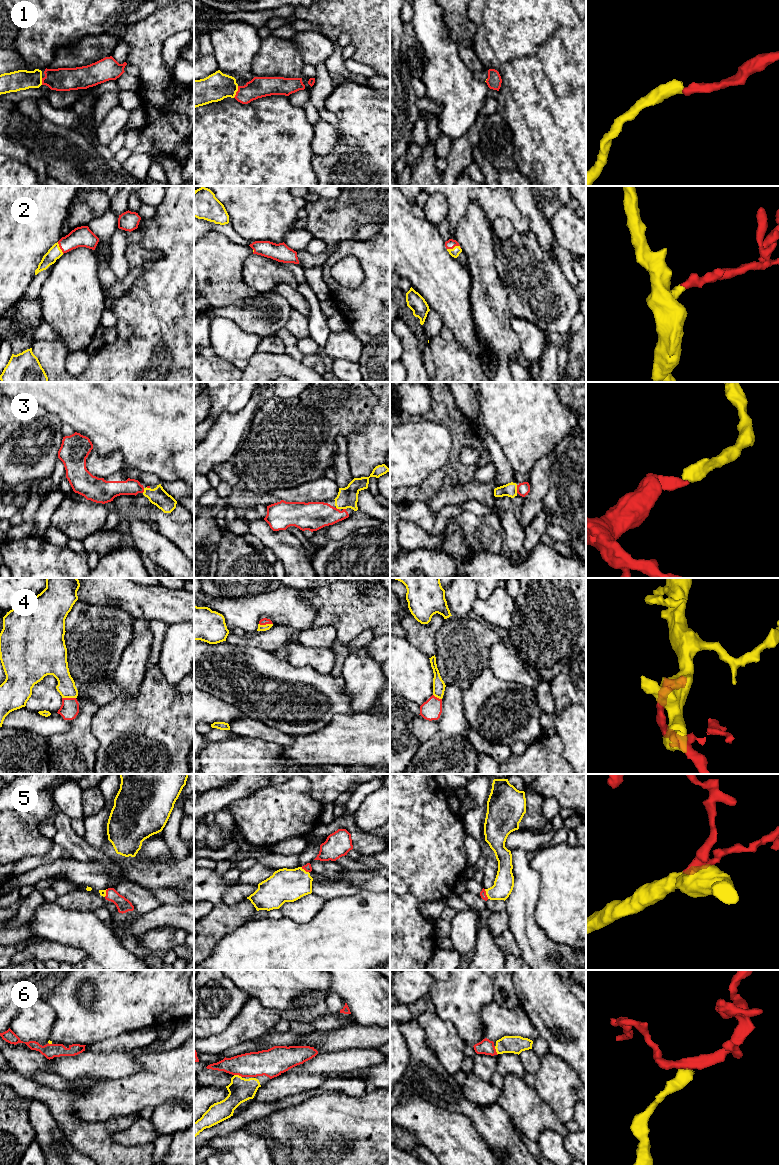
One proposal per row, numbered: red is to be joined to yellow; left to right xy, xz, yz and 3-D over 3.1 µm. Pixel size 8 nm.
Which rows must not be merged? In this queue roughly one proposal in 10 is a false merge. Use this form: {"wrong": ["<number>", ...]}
{"wrong": []}

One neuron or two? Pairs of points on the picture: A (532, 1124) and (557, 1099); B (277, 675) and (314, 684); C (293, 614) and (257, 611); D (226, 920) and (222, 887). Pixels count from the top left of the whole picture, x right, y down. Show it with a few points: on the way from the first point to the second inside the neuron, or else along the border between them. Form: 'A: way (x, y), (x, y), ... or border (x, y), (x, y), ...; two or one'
A: border (534, 1089), (564, 1124); two
B: way (286, 683), (305, 684); one
C: way (284, 611), (266, 611); one
D: border (221, 902), (213, 905); two

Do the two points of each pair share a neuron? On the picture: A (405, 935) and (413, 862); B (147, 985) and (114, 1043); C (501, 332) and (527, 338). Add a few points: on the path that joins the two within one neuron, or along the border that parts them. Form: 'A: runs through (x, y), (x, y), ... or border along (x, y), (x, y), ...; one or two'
A: border along (400, 894), (412, 894), (419, 901); two
B: border along (142, 1029), (127, 1031), (96, 1041); two
C: border along (512, 315), (511, 328), (526, 358); two

